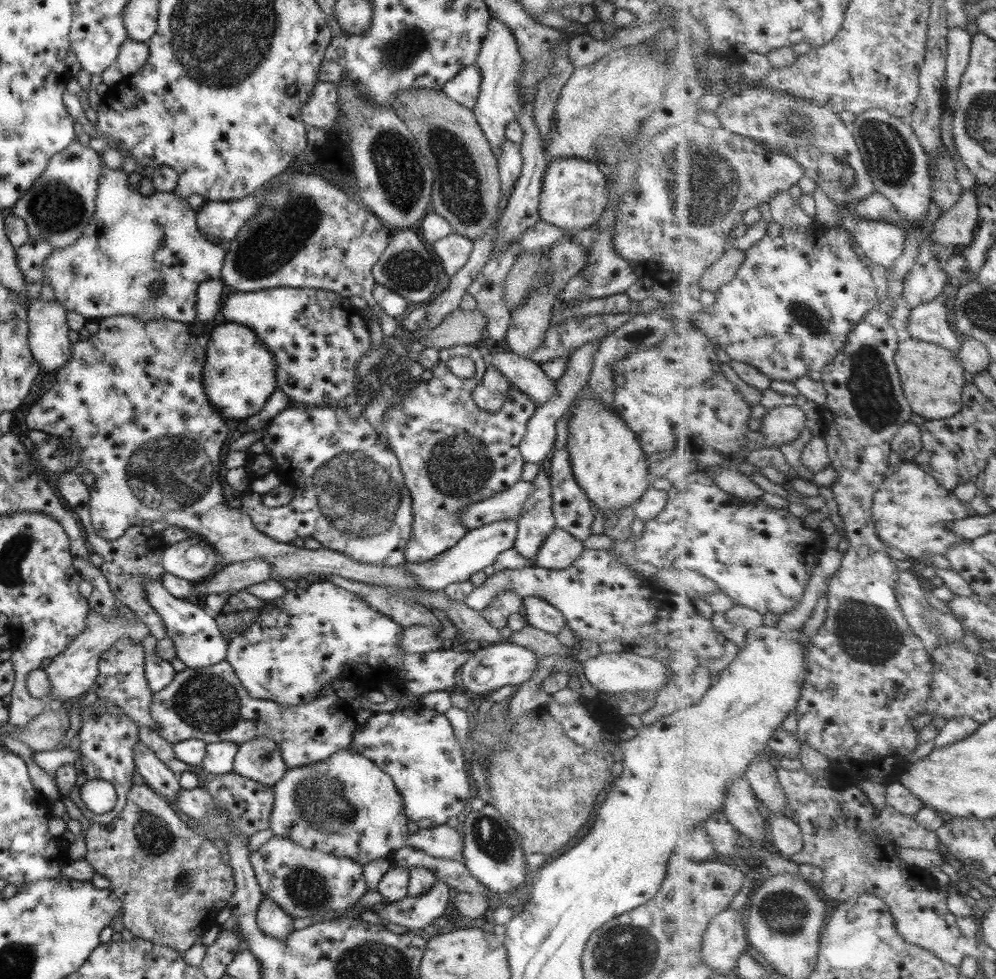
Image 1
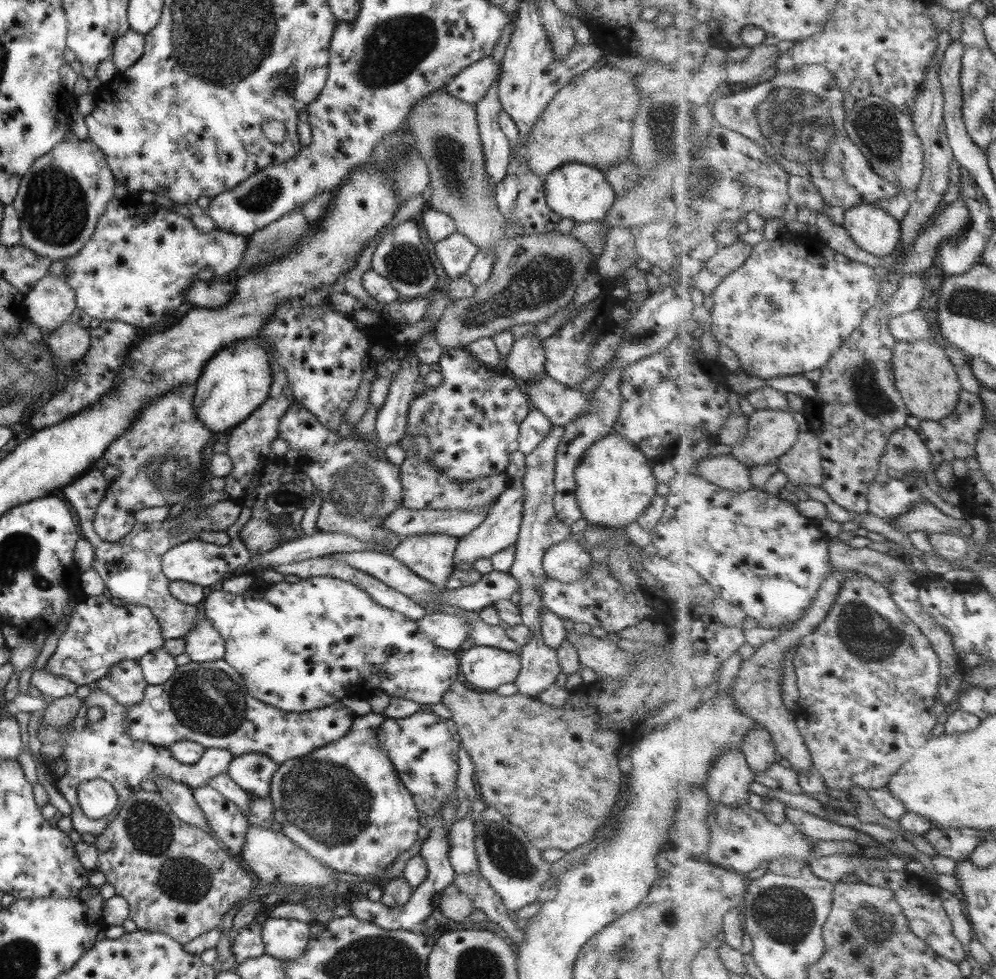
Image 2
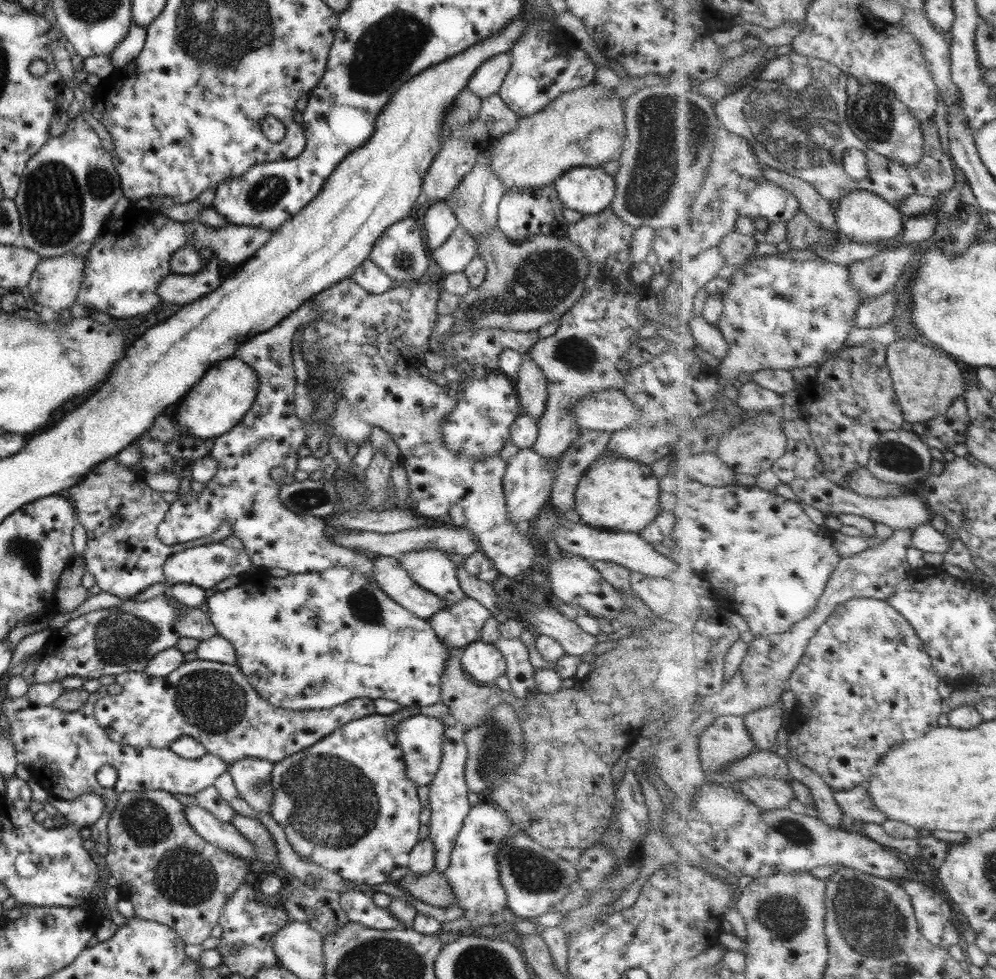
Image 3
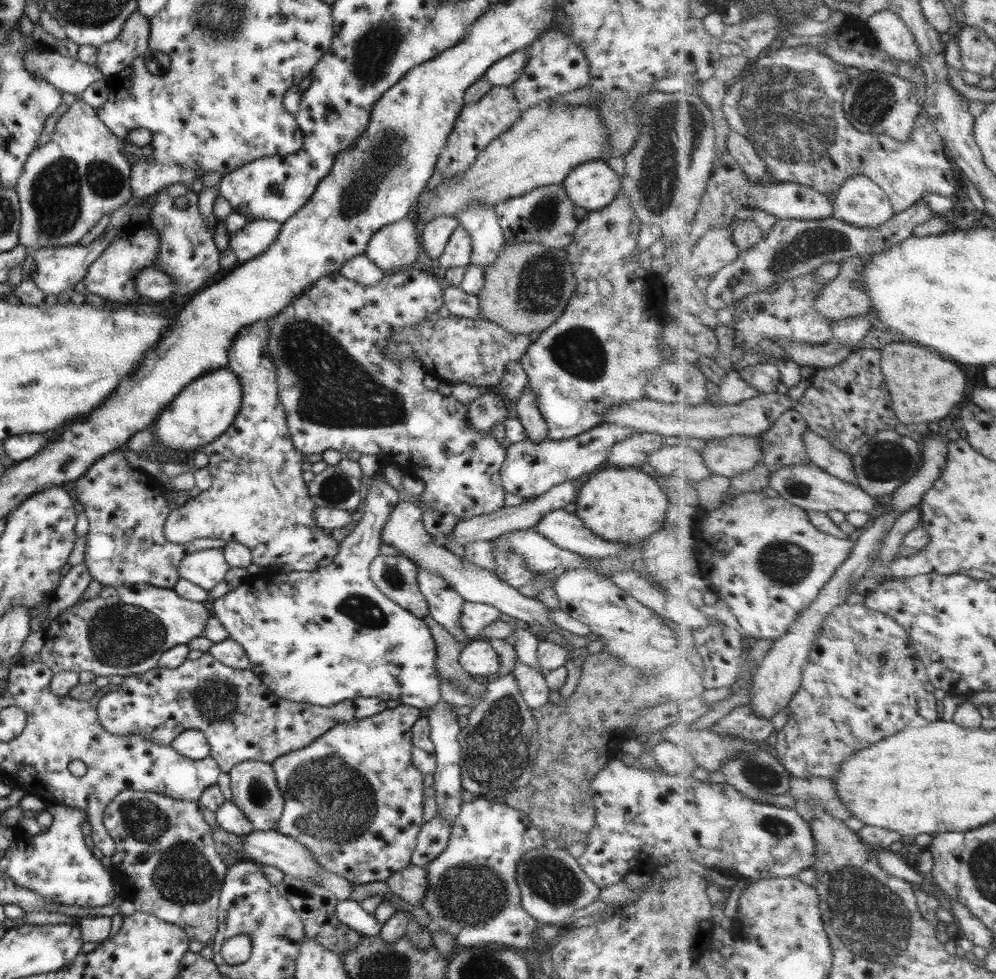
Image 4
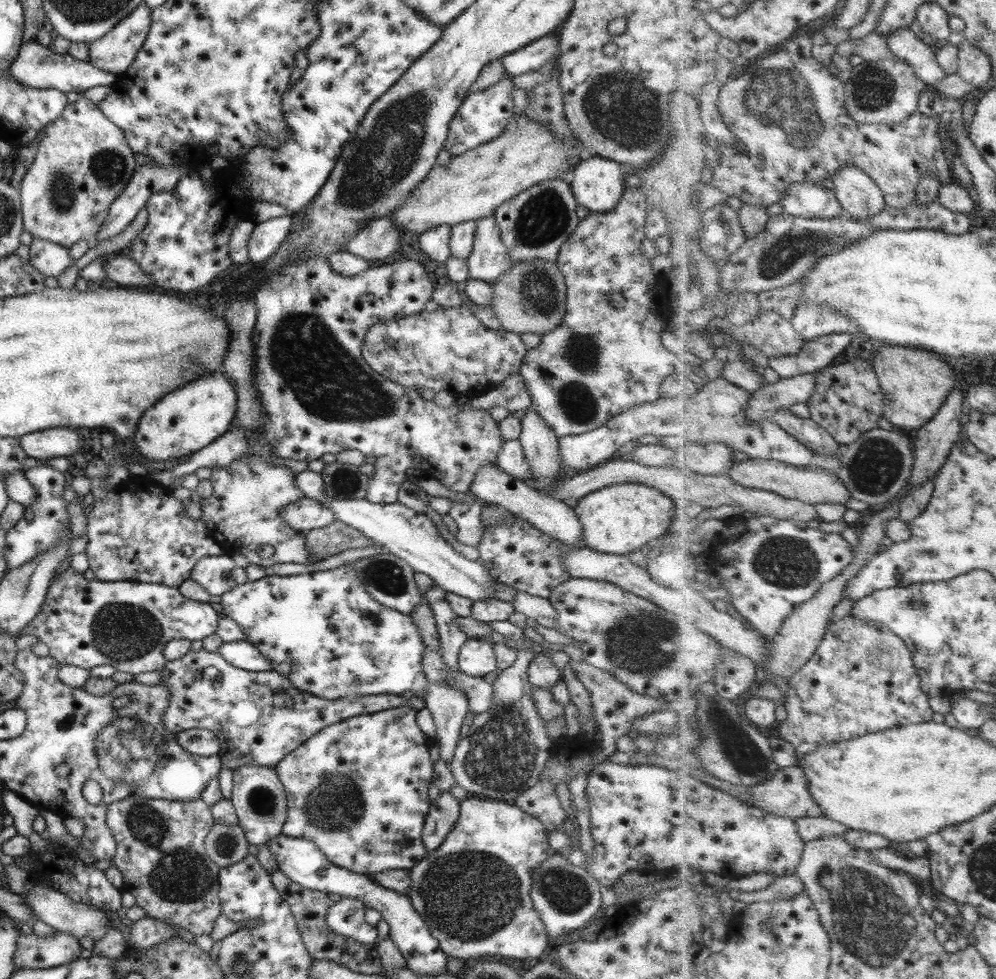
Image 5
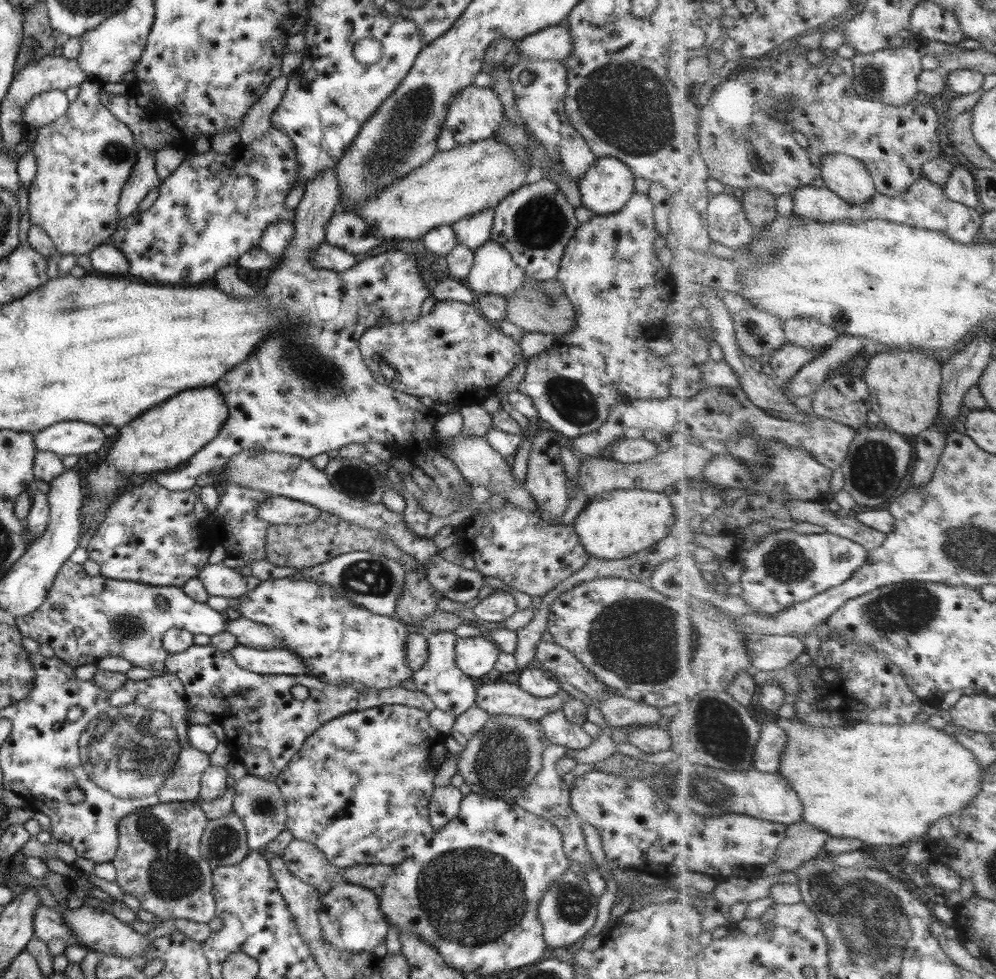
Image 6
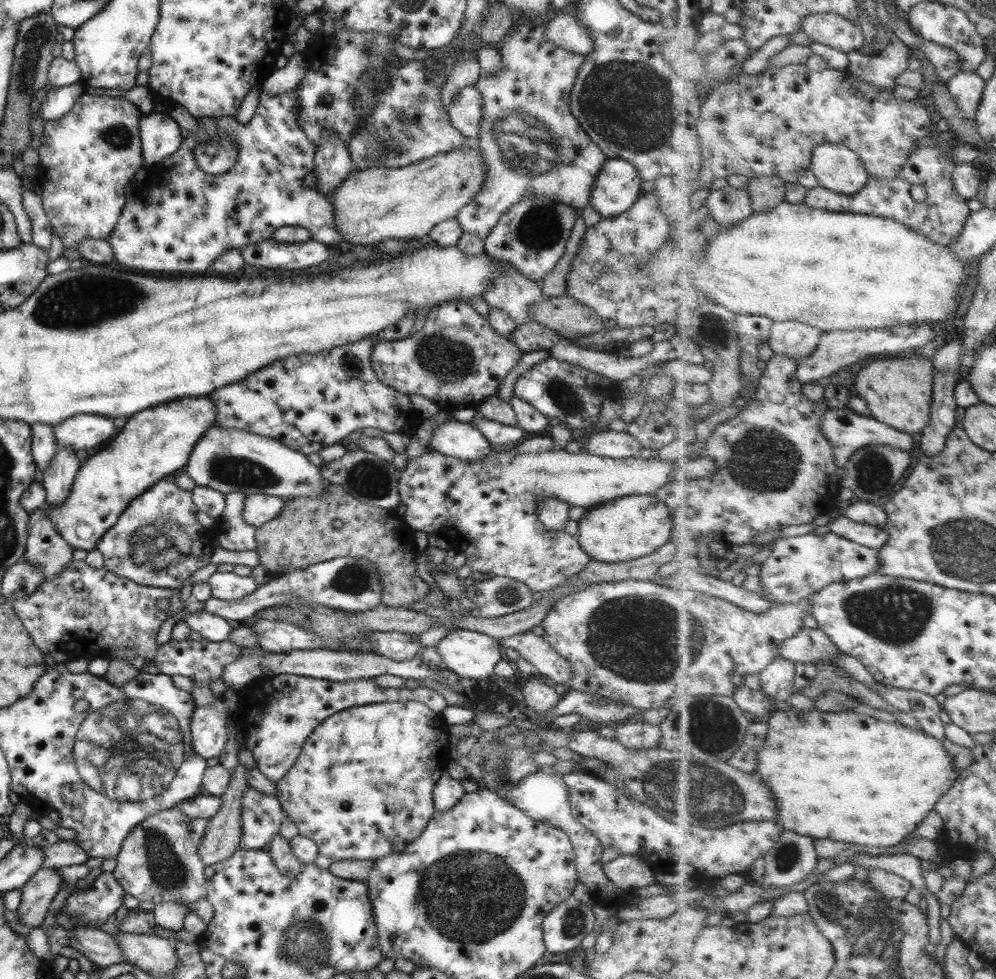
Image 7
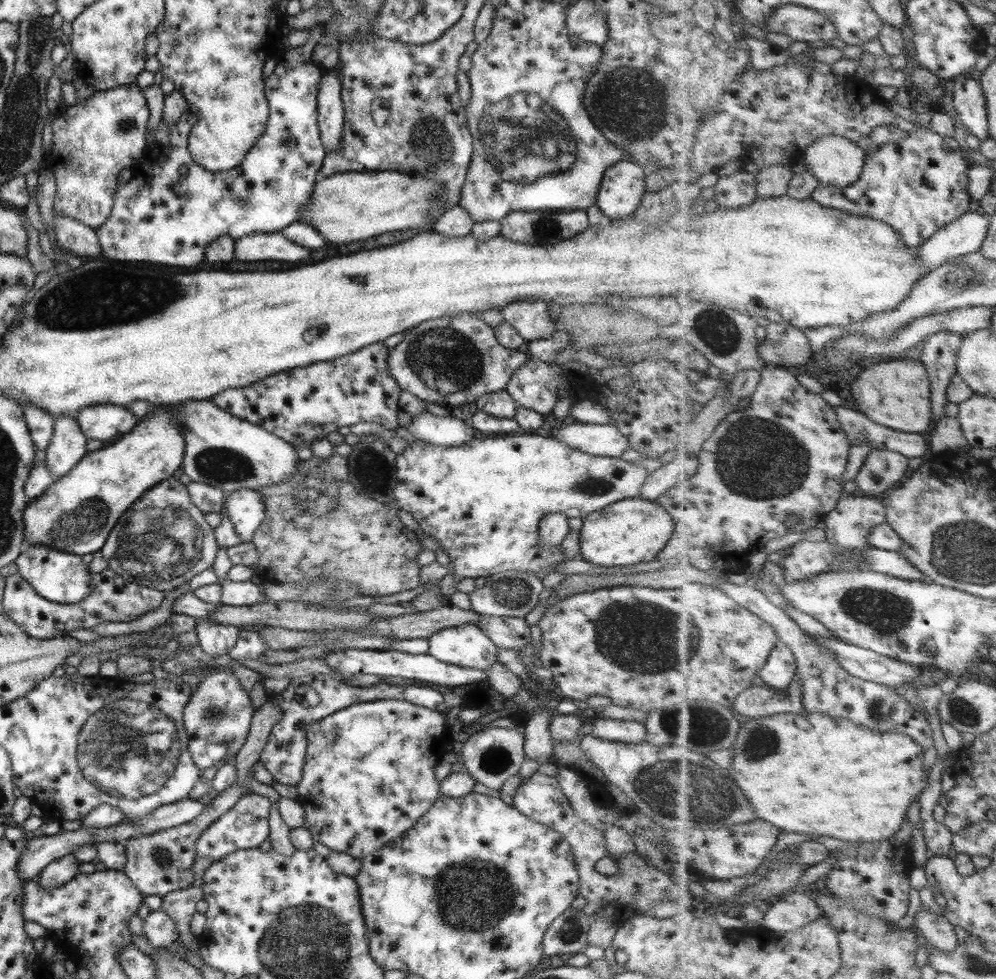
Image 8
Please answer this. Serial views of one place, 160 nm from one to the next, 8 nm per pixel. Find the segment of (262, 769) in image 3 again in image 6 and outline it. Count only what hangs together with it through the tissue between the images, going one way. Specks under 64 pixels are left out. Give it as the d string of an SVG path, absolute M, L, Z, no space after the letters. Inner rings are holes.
M245 775L237 780L232 789L235 790L232 813L243 823L247 846L251 851L262 851L268 842L285 829L285 802L282 801L281 792L273 780L253 775Z

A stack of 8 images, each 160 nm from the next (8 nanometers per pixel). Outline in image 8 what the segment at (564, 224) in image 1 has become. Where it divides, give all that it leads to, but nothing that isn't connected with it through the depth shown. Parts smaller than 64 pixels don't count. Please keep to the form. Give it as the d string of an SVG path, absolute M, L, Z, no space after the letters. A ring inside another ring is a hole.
M633 160L617 161L602 174L595 206L608 220L625 219L639 205L649 174Z

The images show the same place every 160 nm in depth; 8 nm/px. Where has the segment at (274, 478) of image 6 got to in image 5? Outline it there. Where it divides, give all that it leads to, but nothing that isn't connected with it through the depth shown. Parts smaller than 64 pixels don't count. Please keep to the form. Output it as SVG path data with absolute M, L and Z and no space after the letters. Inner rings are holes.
M301 471L294 475L295 484L305 497L320 502L334 512L337 521L358 530L370 541L378 542L385 552L400 558L416 573L427 575L435 586L455 596L464 596L471 602L494 598L496 582L489 576L483 565L459 555L439 535L433 522L423 512L411 510L397 501L391 504L377 504L363 499L339 499L329 495L322 484L320 473Z

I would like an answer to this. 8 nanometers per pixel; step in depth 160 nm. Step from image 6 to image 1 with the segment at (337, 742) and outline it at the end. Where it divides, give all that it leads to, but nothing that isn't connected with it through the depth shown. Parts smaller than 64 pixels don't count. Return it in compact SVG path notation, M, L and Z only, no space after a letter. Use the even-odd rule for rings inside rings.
M338 750L335 754L330 754L323 762L314 762L313 764L306 764L305 766L295 766L287 768L285 774L272 787L274 795L273 807L269 813L268 827L272 832L272 836L285 838L302 846L303 848L313 849L322 853L332 854L334 857L349 857L357 864L363 866L367 861L375 859L389 860L391 853L403 848L406 845L406 838L409 832L405 828L405 815L403 814L403 803L401 797L395 790L388 774L385 774L380 768L377 768L369 759L359 754L353 754L351 750Z

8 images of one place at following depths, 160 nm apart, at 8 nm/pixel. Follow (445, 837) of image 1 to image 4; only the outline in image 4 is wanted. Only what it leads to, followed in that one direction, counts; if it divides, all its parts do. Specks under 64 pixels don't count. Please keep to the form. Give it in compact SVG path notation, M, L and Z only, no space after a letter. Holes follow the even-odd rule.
M476 798L462 802L458 815L452 822L445 850L424 866L428 882L419 906L429 914L432 928L451 934L455 951L479 946L531 948L540 924L521 908L515 882L516 864L526 850L544 845L542 834L537 832L531 821L503 802Z

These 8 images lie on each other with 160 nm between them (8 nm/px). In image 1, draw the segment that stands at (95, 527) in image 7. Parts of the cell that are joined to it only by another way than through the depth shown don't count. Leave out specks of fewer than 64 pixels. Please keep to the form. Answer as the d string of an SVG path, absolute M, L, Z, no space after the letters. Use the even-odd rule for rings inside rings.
M224 322L204 338L205 360L201 384L214 410L226 419L247 419L257 414L276 389L272 354L248 327Z

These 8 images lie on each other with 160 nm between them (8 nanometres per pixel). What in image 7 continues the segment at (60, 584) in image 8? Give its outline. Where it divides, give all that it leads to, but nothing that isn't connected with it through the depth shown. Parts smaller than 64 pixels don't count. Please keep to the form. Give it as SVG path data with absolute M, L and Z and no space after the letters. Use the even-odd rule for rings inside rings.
M47 505L33 512L28 513L28 525L26 537L26 547L23 559L37 565L44 574L44 580L51 580L60 570L66 565L66 562L71 561L72 548L59 536L57 530L54 529L54 524L46 515Z

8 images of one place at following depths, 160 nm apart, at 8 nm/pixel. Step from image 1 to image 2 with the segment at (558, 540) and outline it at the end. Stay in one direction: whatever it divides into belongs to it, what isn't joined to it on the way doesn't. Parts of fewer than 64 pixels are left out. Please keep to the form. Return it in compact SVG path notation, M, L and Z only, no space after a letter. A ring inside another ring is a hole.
M569 536L552 544L545 551L541 566L547 577L568 583L584 577L589 563L589 552Z

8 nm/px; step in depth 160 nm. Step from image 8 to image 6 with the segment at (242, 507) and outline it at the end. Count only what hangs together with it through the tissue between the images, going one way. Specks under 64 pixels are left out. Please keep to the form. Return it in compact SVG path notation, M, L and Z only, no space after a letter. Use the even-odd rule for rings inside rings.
M271 496L258 506L256 515L270 525L295 525L313 522L318 508L285 497Z

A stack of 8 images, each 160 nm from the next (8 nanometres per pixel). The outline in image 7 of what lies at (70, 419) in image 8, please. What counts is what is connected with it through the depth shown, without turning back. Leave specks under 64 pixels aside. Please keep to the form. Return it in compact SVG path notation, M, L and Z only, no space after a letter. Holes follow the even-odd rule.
M58 448L49 467L42 471L42 487L45 491L45 504L58 506L69 496L78 468L82 464L70 448Z

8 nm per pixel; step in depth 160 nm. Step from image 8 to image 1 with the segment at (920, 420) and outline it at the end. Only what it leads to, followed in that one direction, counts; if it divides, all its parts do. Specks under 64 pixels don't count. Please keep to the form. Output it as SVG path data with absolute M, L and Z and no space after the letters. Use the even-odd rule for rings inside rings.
M903 337L896 354L904 393L912 403L912 409L927 421L951 418L963 407L963 392L966 385L963 363L952 350L934 342L913 337Z

